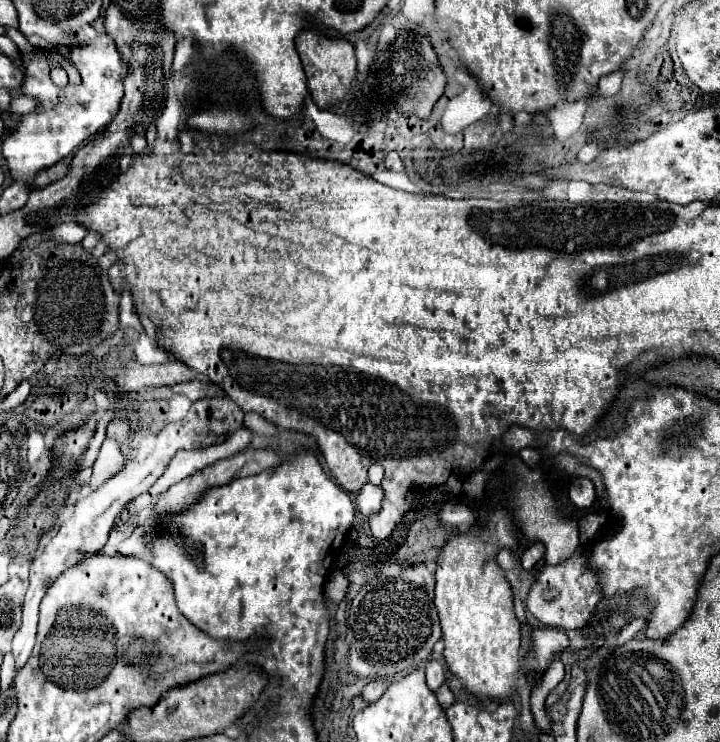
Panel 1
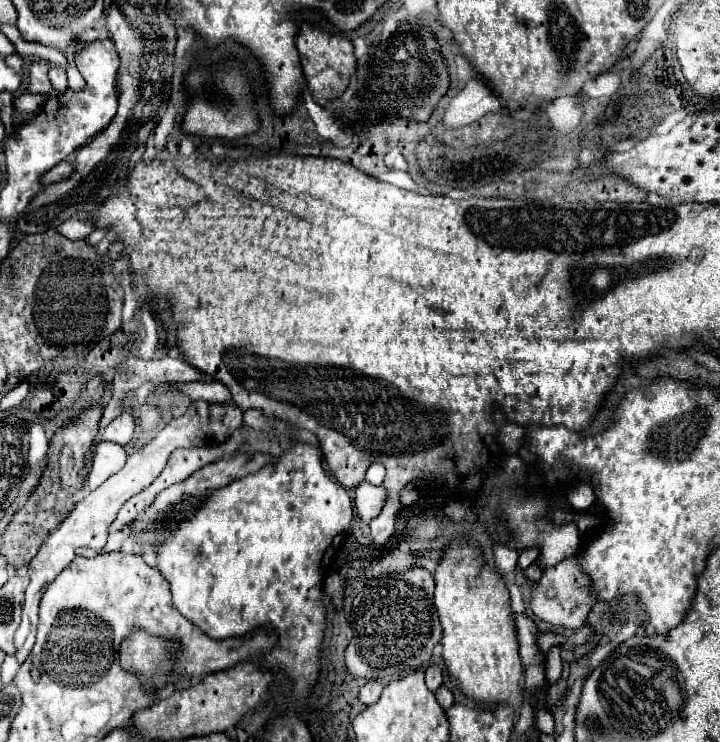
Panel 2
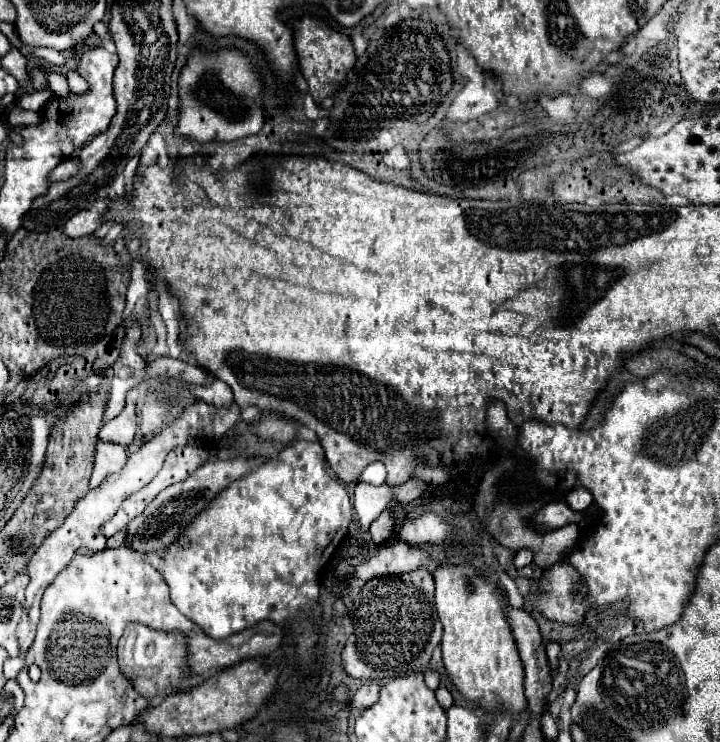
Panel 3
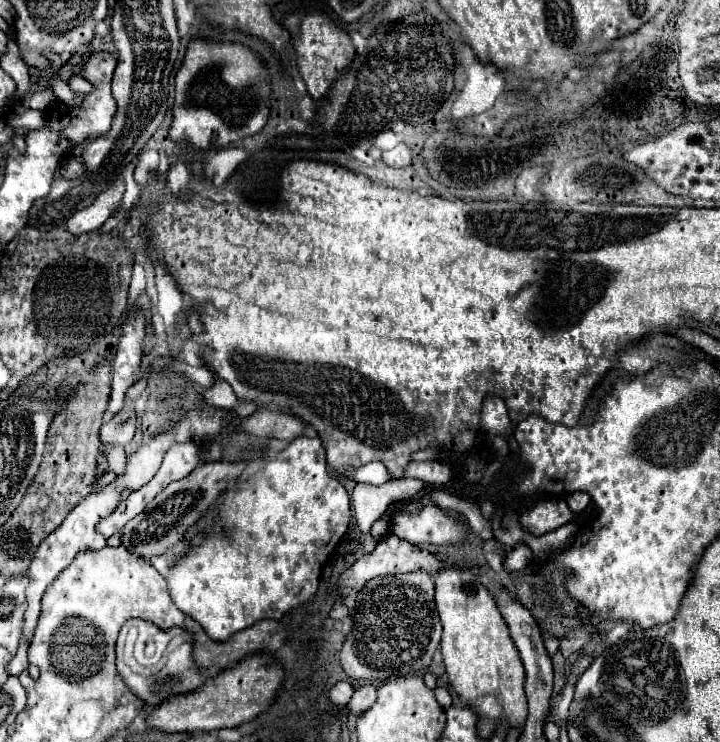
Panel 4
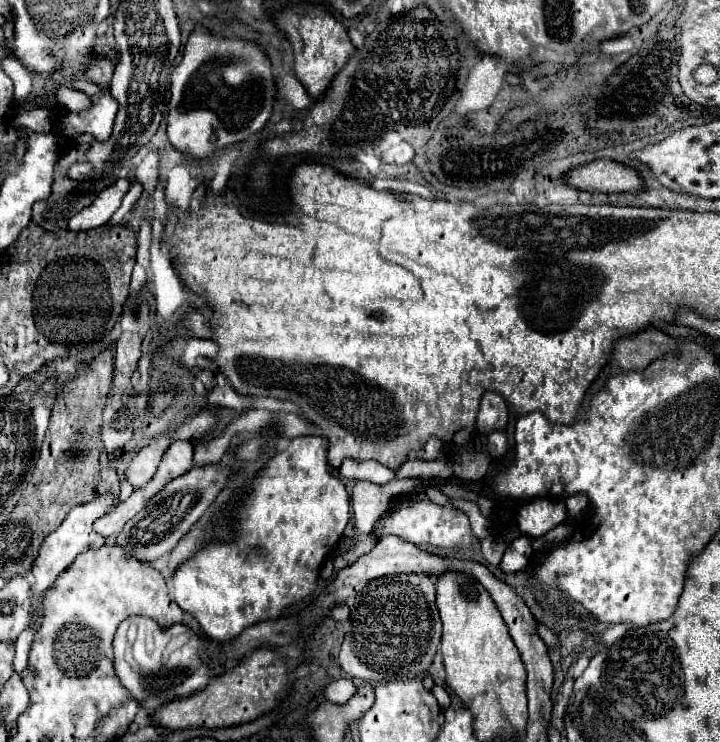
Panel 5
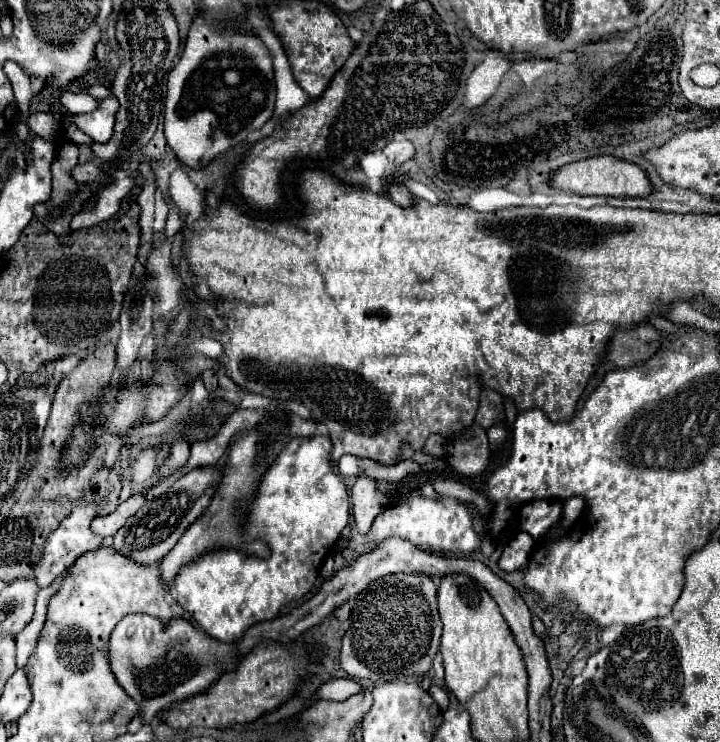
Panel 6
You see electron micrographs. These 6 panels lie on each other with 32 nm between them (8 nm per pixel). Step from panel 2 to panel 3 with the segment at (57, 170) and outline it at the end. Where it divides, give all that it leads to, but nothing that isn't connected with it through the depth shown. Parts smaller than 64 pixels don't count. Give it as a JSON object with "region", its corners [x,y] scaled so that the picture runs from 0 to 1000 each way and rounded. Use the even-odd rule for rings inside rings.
{"region":[[[94,213],[89,216],[86,221],[81,221],[81,226],[75,226],[72,232],[72,243],[94,243],[100,237],[106,237],[111,229],[111,221],[108,221],[108,213]]]}

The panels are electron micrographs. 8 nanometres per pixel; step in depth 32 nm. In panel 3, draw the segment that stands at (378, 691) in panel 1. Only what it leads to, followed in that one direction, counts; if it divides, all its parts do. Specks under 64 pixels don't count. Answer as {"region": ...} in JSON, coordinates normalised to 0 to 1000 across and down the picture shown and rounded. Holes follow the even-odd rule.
{"region":[[[522,919],[506,922],[506,925],[492,935],[486,951],[494,954],[494,957],[508,957],[508,954],[514,954],[514,951],[525,943],[525,930],[528,930],[528,925],[525,925]]]}

